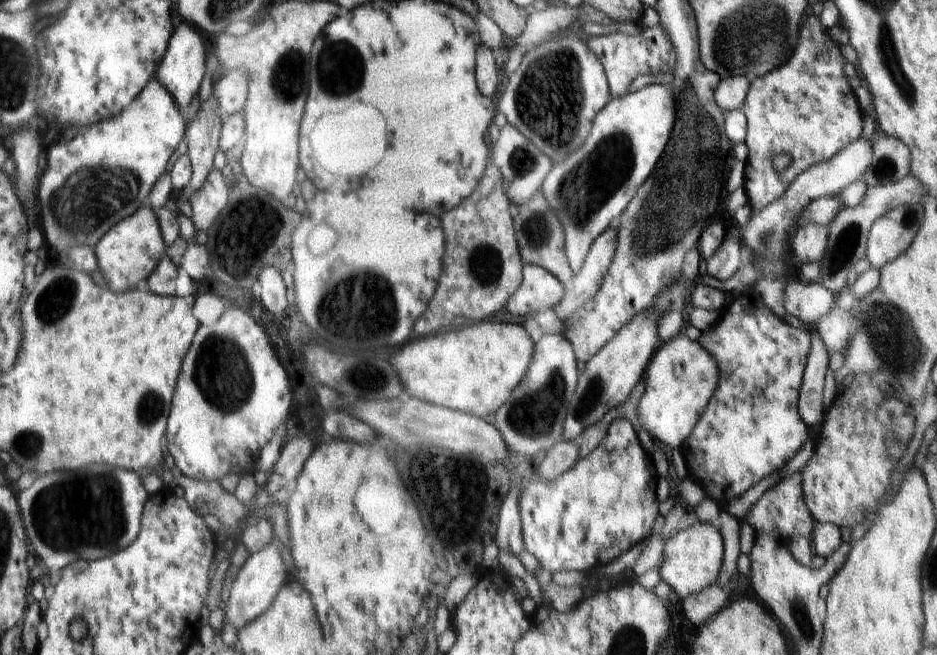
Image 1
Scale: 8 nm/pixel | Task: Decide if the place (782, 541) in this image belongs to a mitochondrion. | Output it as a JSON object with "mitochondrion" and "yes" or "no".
{"mitochondrion":"no"}

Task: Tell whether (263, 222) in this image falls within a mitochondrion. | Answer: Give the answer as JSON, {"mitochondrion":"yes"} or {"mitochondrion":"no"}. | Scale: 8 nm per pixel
{"mitochondrion":"yes"}

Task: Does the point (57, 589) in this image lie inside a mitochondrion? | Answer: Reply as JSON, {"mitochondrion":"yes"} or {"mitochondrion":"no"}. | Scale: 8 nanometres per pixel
{"mitochondrion":"no"}

